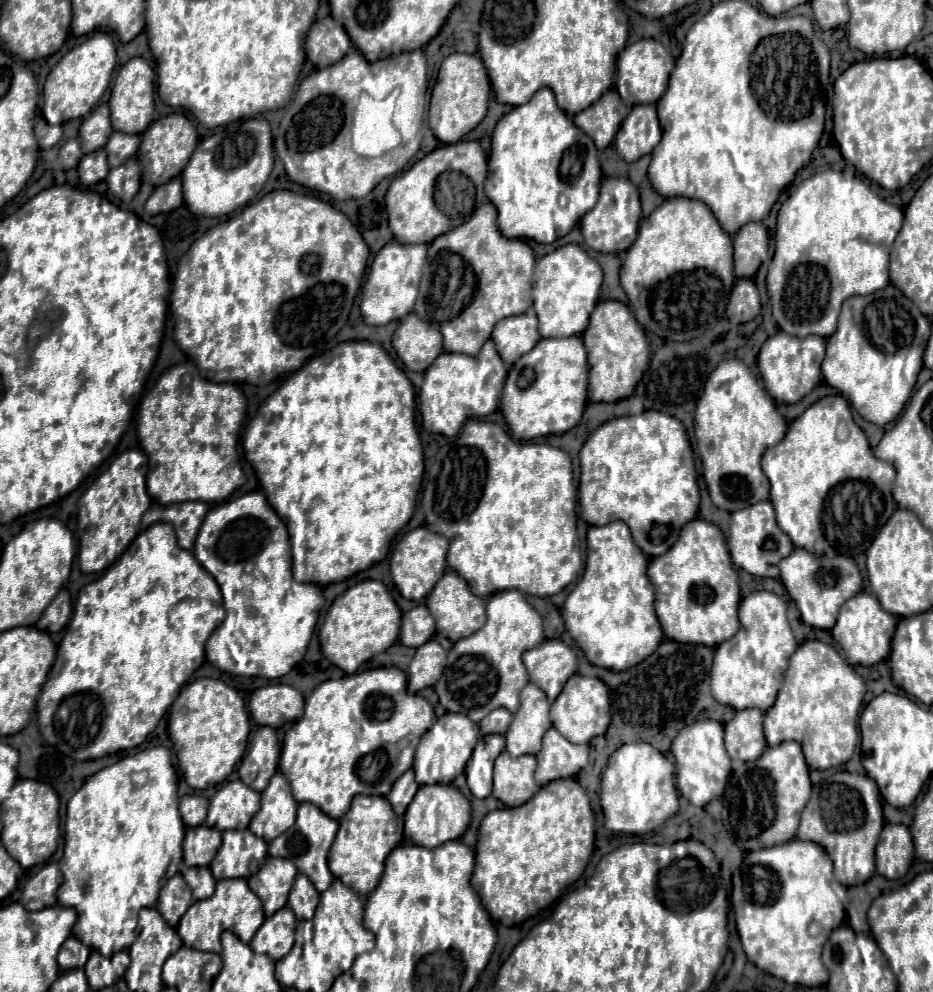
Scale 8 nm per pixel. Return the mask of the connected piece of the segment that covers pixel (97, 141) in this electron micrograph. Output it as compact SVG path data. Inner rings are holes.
M101 104L97 106L81 124L79 128L79 142L81 150L85 154L95 152L97 148L103 148L107 144L107 138L111 136L113 128L109 122L109 106Z

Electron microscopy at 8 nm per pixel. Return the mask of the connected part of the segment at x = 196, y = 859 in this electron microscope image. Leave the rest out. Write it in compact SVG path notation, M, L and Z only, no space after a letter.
M207 824L187 828L183 842L183 860L187 866L209 866L217 848L221 846L221 832Z

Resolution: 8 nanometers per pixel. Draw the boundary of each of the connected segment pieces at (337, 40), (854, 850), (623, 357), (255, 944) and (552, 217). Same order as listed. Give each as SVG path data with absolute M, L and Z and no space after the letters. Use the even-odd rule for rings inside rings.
M331 16L317 20L305 40L307 60L317 68L327 68L339 62L349 48L351 48L351 40L343 24L335 22Z
M837 772L813 788L813 796L801 814L797 838L823 846L835 864L835 878L843 886L857 886L875 874L875 846L881 828L883 808L877 784L869 776Z
M601 300L593 310L589 328L583 332L587 348L588 400L591 402L617 402L629 398L645 374L651 358L649 342L643 326L635 320L631 310L617 300Z
M289 906L277 910L273 916L265 918L263 926L257 930L249 946L257 954L267 954L273 960L279 960L281 956L287 956L293 946L293 934L295 934L295 914Z
M541 88L527 104L515 106L505 114L493 130L489 174L485 180L485 194L499 210L499 232L505 238L527 238L539 244L563 238L598 201L601 164L594 145L557 106L549 88ZM576 143L587 145L582 172L577 178L561 180L561 154Z

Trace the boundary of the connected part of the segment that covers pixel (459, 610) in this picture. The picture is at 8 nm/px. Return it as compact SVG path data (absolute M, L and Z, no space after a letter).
M447 570L443 574L443 578L435 584L431 594L427 596L427 608L433 612L437 632L443 634L445 638L453 640L453 642L457 642L459 638L471 636L473 632L481 630L485 624L485 600L475 596L469 590L469 584L453 570Z

